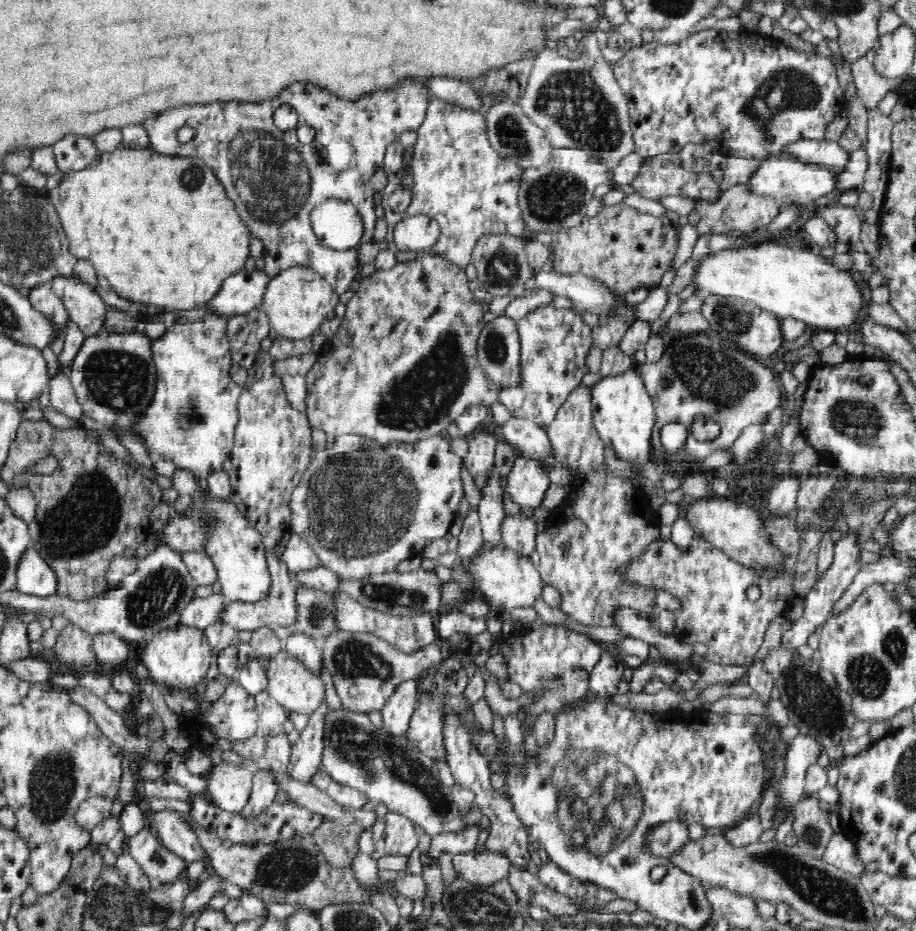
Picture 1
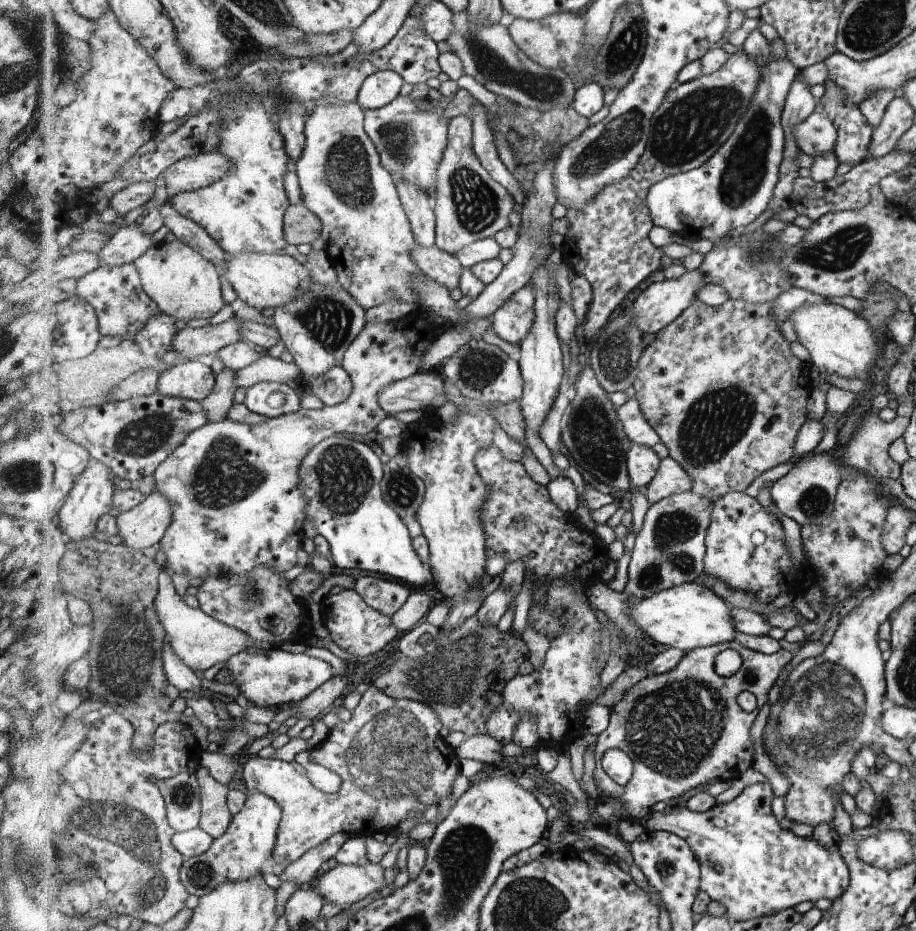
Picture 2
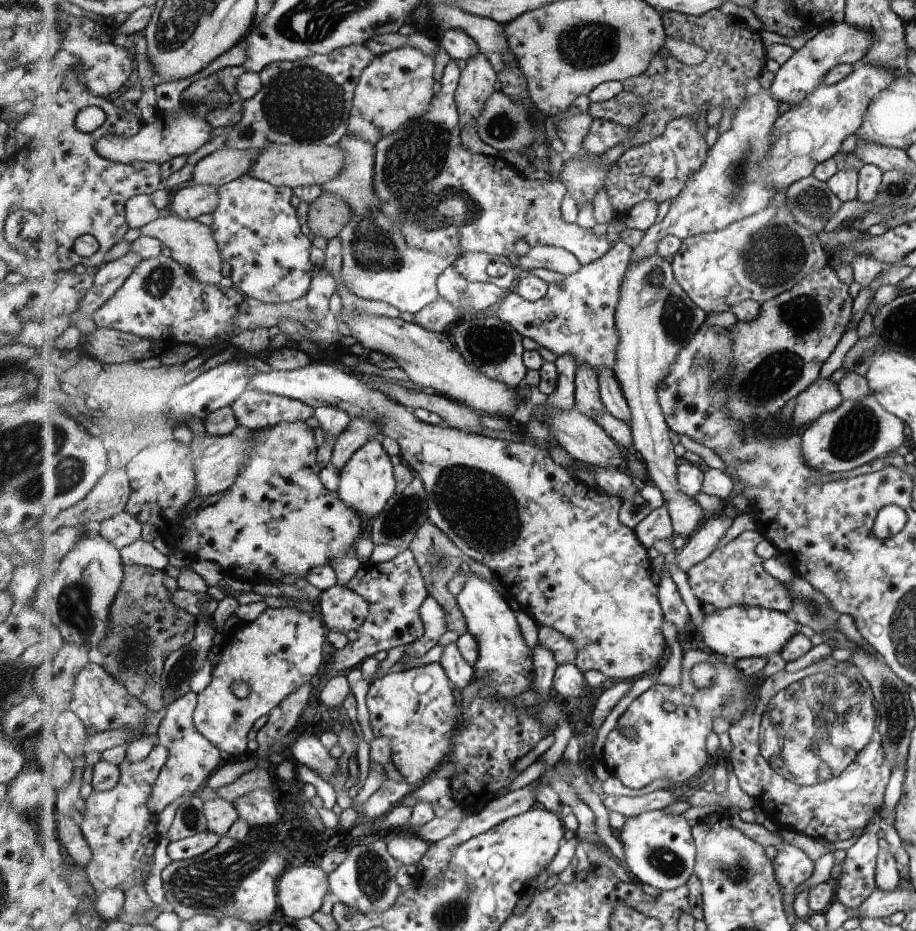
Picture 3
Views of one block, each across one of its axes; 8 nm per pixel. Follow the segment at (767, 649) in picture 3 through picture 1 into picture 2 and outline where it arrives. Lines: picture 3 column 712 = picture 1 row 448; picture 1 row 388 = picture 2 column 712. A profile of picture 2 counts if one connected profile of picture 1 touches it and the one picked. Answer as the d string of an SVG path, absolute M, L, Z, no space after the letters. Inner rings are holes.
M685 583L655 593L640 603L630 603L630 615L655 642L690 651L737 640L738 628L732 617L733 607L713 589L697 583Z

